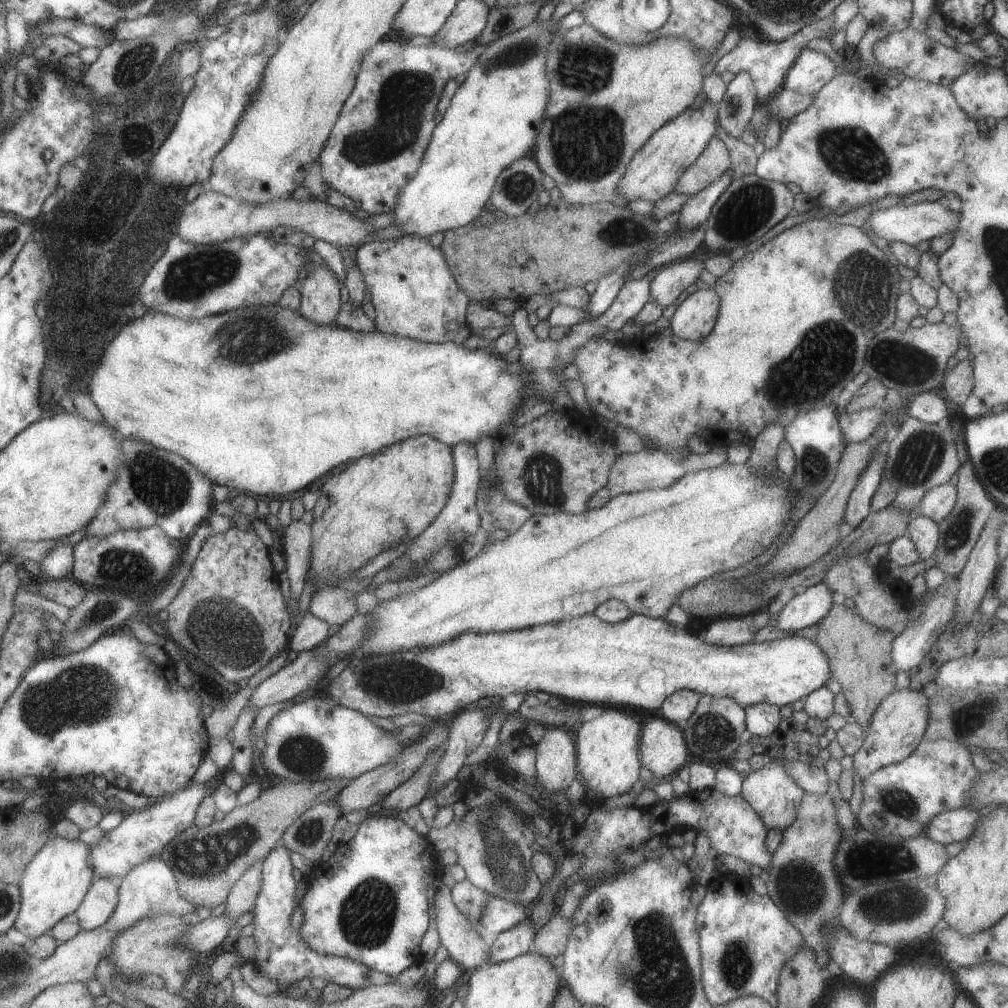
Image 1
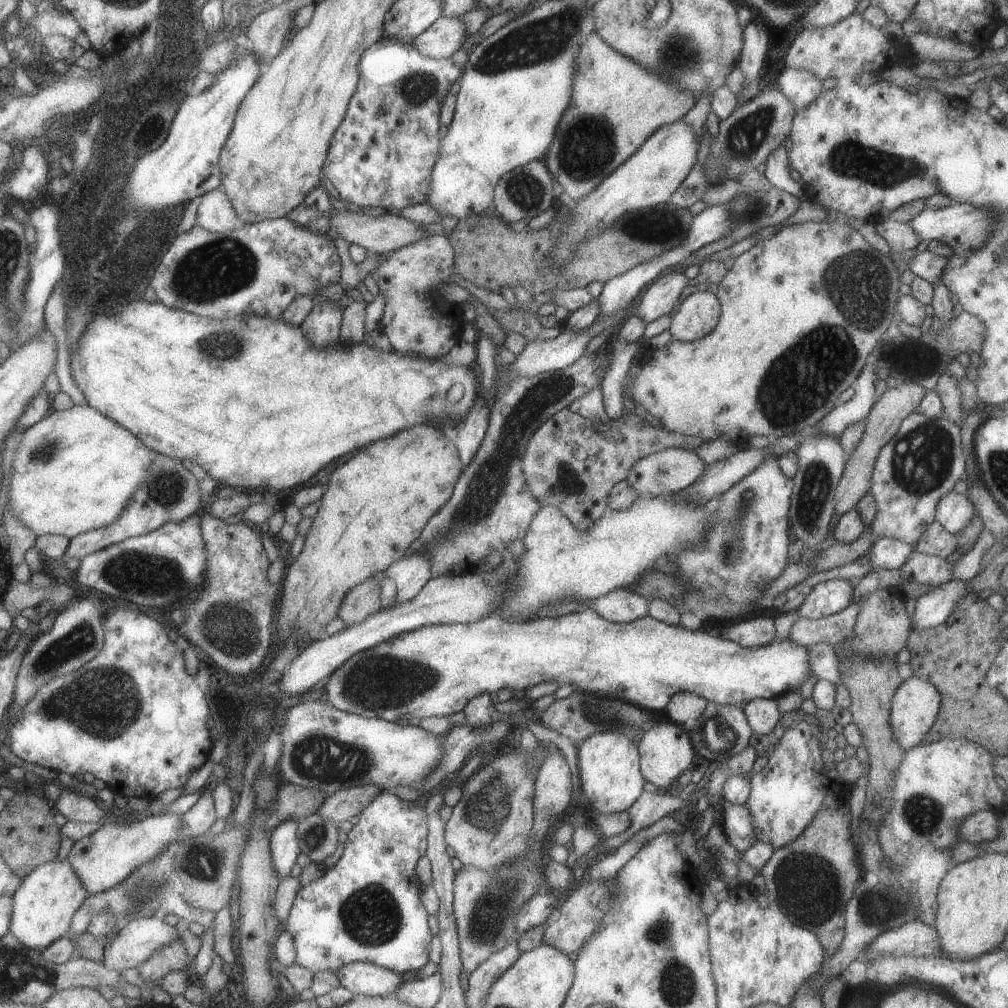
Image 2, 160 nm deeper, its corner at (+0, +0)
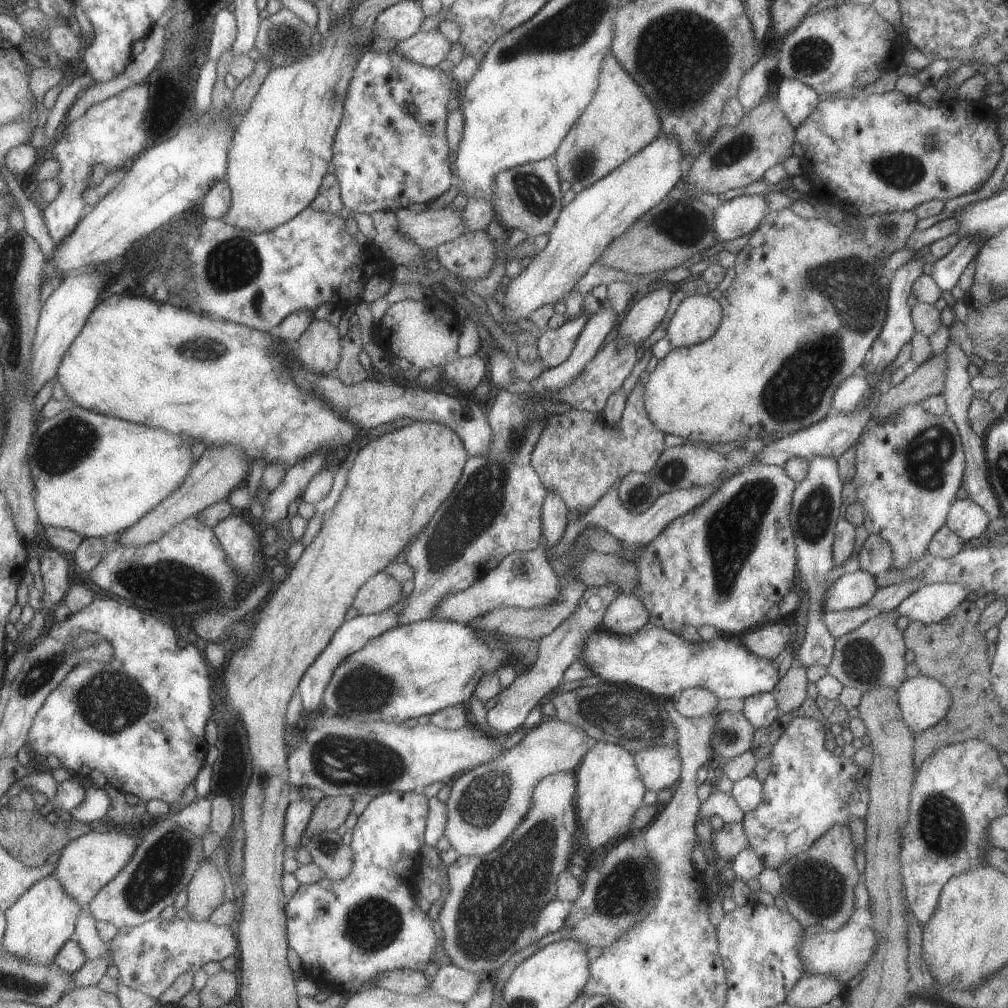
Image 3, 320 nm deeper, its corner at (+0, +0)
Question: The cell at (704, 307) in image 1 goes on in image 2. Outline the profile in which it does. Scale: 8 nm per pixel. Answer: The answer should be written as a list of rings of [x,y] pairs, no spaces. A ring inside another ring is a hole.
[[[695,292],[683,298],[678,307],[669,326],[672,340],[693,342],[705,338],[719,320],[720,303],[711,292]]]

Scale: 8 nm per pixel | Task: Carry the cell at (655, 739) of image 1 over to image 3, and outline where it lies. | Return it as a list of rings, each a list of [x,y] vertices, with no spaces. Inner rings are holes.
[[[657,745],[632,755],[634,765],[646,790],[659,792],[675,786],[680,777],[678,750],[672,746]]]

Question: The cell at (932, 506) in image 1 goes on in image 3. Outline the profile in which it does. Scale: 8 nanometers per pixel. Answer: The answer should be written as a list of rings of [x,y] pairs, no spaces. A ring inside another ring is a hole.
[[[971,499],[955,500],[946,516],[946,525],[964,542],[988,530],[990,516]]]

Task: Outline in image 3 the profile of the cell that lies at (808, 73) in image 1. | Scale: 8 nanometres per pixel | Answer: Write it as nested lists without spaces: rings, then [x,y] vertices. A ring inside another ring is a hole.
[[[783,79],[777,86],[778,107],[794,130],[813,112],[818,94],[798,80]]]

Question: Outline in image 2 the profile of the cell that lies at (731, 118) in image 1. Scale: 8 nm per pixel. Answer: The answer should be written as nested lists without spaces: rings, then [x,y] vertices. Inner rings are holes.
[[[753,17],[742,30],[743,43],[739,52],[738,68],[743,74],[743,86],[739,94],[735,94],[737,106],[749,102],[760,91],[759,77],[763,72],[763,58],[767,57],[769,48],[765,24],[752,20]]]

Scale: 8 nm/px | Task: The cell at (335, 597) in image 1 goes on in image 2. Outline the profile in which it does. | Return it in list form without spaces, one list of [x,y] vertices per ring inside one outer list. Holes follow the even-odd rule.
[[[375,578],[366,579],[364,582],[353,586],[345,594],[345,598],[339,604],[337,617],[345,626],[357,624],[365,620],[369,614],[374,614],[377,610],[382,610],[380,606],[380,582]]]

